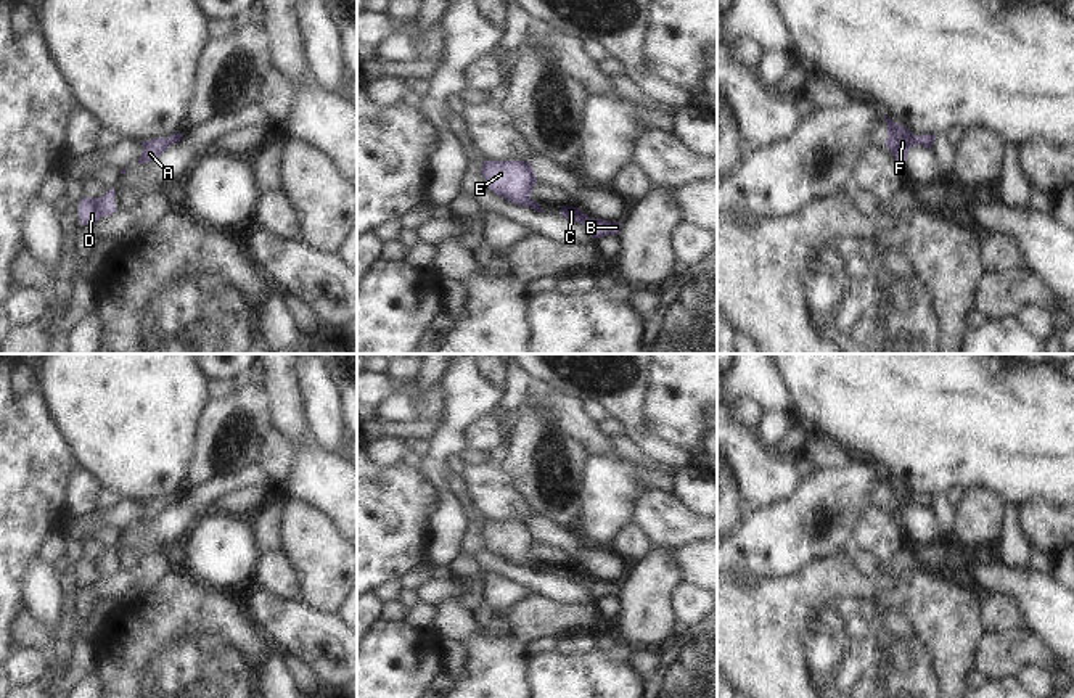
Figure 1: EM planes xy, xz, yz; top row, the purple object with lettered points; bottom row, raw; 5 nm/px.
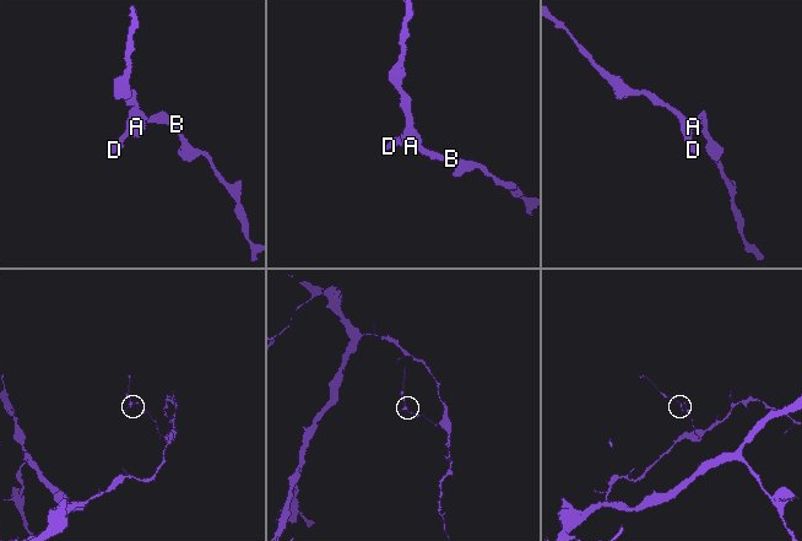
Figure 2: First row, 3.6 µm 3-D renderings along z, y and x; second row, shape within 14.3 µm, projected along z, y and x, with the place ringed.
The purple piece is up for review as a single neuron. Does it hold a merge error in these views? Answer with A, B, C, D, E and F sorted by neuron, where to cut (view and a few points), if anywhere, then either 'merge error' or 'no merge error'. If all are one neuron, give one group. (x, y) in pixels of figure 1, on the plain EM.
A B C D E F; no cut; no merge error

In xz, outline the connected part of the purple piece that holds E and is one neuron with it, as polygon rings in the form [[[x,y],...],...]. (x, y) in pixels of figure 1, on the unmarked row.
[[[484,521],[481,534],[487,547],[498,556],[518,566],[527,566],[543,573],[540,565],[531,558],[537,544],[532,523],[526,521]]]

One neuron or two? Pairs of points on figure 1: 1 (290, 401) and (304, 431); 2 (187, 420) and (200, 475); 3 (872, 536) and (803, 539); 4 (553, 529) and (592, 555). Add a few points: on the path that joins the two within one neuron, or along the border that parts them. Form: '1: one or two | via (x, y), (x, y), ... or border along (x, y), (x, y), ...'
1: one | via (290, 409), (290, 415), (296, 423)
2: two | border along (201, 418), (196, 454), (187, 488)
3: two | border along (870, 505), (860, 513), (851, 529), (848, 546)
4: one | via (563, 539), (582, 552)

